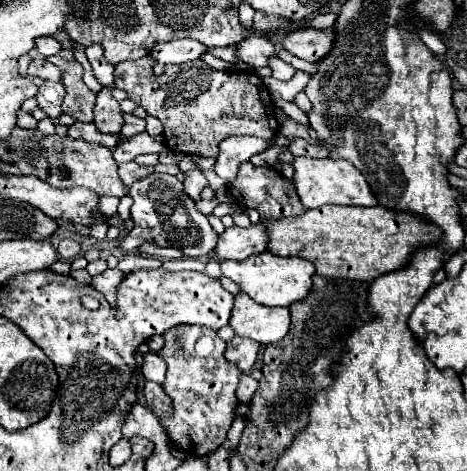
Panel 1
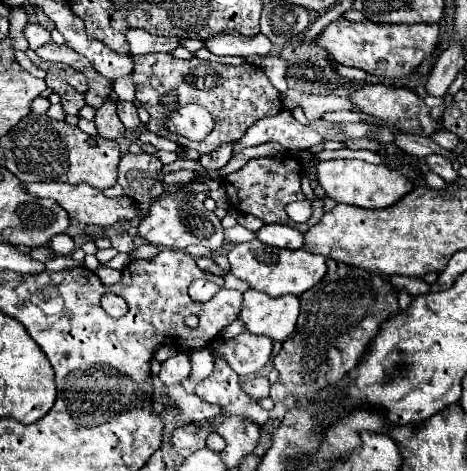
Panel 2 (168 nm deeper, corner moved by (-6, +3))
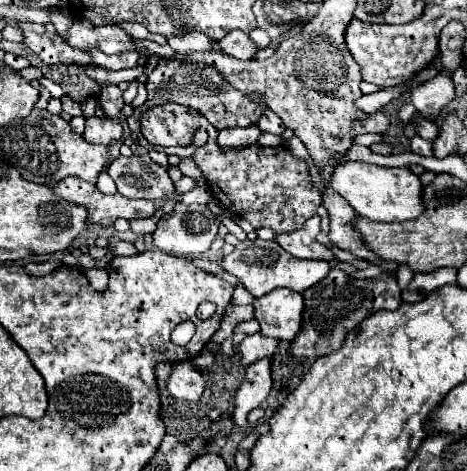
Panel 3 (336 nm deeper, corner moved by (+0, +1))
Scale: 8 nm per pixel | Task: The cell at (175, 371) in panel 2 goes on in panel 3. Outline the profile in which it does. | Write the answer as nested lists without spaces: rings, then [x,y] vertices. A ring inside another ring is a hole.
[[[190,360],[172,364],[172,374],[168,378],[168,392],[176,400],[198,402],[202,398],[202,390],[204,390],[204,378],[192,366]]]

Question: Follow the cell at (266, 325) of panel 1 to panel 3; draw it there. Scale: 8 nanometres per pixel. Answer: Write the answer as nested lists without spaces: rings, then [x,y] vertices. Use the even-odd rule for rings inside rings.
[[[278,288],[254,300],[254,320],[260,324],[260,334],[276,340],[292,340],[300,330],[302,296],[294,290]]]

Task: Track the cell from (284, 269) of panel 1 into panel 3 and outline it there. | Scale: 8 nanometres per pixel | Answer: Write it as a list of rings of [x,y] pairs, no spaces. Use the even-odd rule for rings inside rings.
[[[246,238],[244,242],[238,242],[234,252],[222,258],[222,266],[226,272],[234,274],[254,298],[262,298],[264,294],[276,288],[290,288],[294,292],[302,292],[320,282],[330,272],[328,260],[300,260],[290,252],[282,250],[274,240],[266,242],[258,238],[256,240]]]

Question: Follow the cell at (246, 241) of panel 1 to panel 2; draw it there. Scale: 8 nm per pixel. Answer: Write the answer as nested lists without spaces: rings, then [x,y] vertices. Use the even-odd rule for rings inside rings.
[[[268,224],[268,226],[262,226],[256,232],[256,236],[258,236],[260,242],[276,246],[276,248],[296,248],[296,250],[300,250],[304,246],[302,232],[298,232],[296,228],[290,228],[290,226]]]

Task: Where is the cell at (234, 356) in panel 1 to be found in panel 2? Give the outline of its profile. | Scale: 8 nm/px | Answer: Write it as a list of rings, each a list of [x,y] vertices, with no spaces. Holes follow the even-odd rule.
[[[242,332],[230,340],[216,338],[212,352],[214,356],[226,360],[230,368],[238,372],[238,376],[248,376],[248,374],[258,372],[270,360],[272,344],[274,342],[268,340],[268,336]]]

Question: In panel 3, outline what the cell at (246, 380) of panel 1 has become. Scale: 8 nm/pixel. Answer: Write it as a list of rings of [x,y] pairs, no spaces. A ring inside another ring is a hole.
[[[264,358],[262,362],[256,362],[246,370],[246,378],[242,386],[236,390],[236,406],[232,414],[232,422],[240,432],[246,432],[250,428],[246,416],[250,410],[258,408],[272,388],[270,378],[270,358]]]

